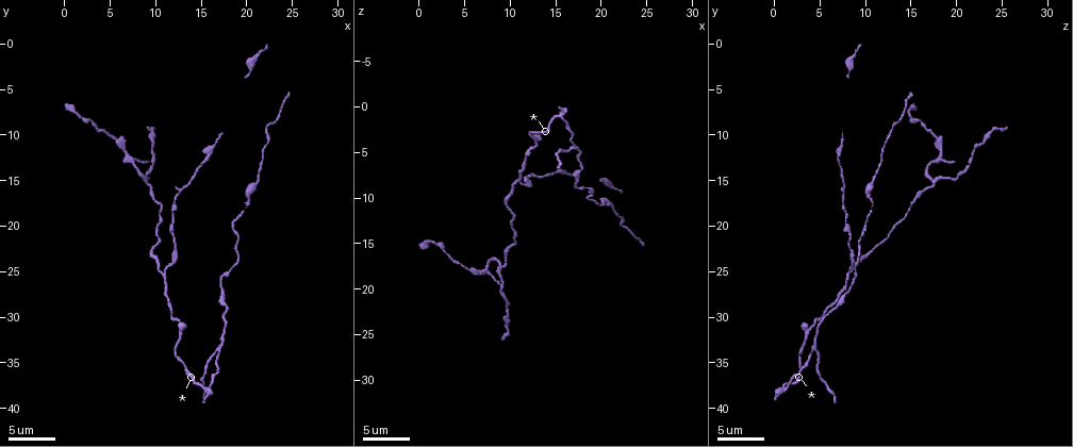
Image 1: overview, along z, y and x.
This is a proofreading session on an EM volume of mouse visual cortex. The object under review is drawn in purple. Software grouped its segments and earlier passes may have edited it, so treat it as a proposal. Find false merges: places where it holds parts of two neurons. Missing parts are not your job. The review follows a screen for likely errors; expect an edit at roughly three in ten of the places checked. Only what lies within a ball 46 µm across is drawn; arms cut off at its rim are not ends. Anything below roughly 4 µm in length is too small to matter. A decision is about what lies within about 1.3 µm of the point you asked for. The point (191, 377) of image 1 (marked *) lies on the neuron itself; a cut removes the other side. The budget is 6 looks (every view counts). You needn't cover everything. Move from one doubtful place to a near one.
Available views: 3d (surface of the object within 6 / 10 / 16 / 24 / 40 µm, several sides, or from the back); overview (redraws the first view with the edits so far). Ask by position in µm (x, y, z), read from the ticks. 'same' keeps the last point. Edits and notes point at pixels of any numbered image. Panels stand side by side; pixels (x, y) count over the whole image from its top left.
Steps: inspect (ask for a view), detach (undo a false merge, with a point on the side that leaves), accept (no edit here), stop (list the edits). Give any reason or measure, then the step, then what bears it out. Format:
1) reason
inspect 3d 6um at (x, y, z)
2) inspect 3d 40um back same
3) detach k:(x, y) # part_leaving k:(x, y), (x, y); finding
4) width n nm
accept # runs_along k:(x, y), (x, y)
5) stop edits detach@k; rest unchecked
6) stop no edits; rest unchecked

branch point
inspect 3d 10um at (17.0, 33.2, 4.6)

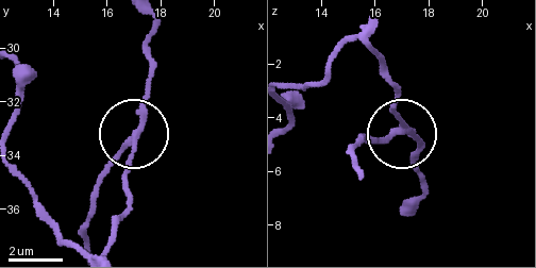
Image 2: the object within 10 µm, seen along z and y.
detach 2:(119, 154) # part_leaving 2:(137, 124), (101, 184), (85, 246); two neurons meet here

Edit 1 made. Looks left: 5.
branch point
inspect 3d 6um at (11.0, 25.0, 8.2)

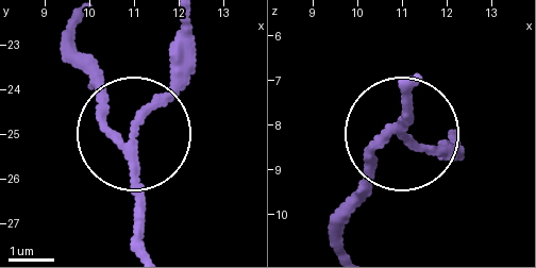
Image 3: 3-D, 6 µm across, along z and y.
from behind
inspect 3d 6um back at (10.75, 25.20, 8.20)

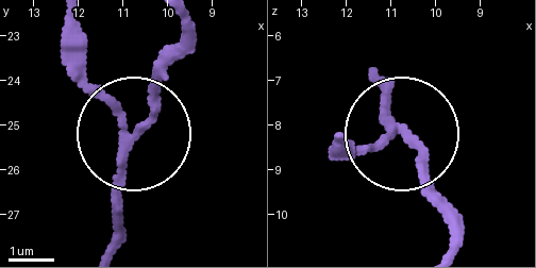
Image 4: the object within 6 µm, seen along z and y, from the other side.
accept # runs_along 4:(111, 243), (126, 140), (187, 52); all the same neuron

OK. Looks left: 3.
arms part here
inspect 3d 16um at (9.0, 15.0, 17.6)

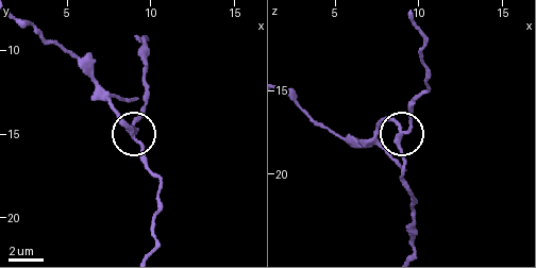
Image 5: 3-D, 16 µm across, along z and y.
side_arm 11 um
detach 5:(117, 115) # part_leaving 5:(133, 134), (107, 93), (72, 59), (17, 19); a second neuron is stuck on

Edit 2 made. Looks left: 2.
stop edits detach@2, detach@5; rest unchecked

